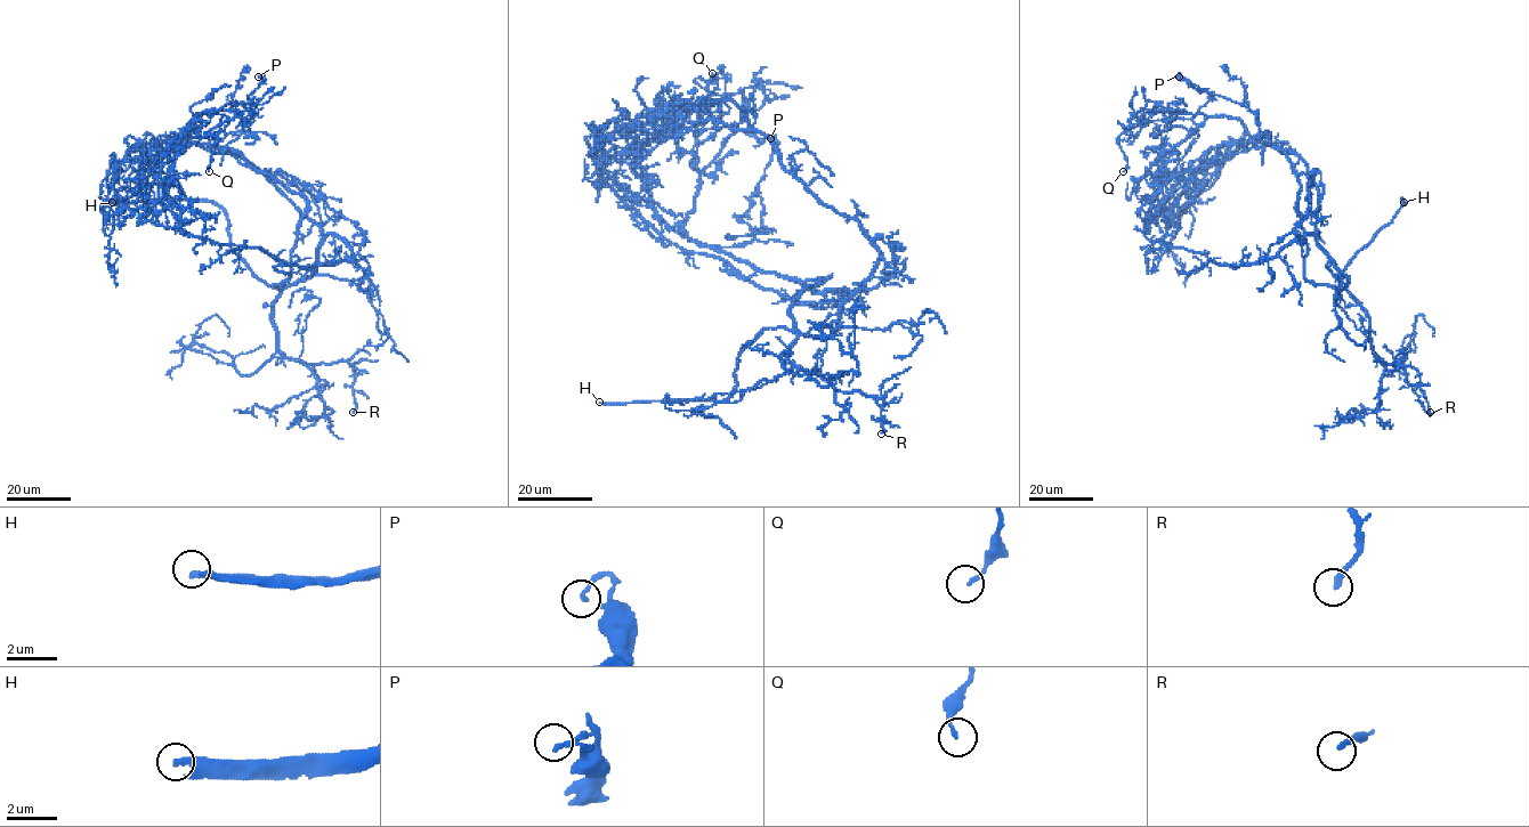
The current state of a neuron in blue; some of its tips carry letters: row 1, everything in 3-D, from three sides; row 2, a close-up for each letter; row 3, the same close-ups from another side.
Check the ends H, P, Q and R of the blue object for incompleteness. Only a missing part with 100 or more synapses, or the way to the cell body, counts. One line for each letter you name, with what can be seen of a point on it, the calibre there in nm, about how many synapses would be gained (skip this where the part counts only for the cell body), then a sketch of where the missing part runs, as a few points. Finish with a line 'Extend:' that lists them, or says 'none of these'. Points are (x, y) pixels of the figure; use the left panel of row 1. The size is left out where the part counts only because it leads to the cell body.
H: at (112, 202); 260 nm thick; missing branch runs (112, 202), (77, 208), (30, 208), (23, 215), (15, 215)
Extend: H

